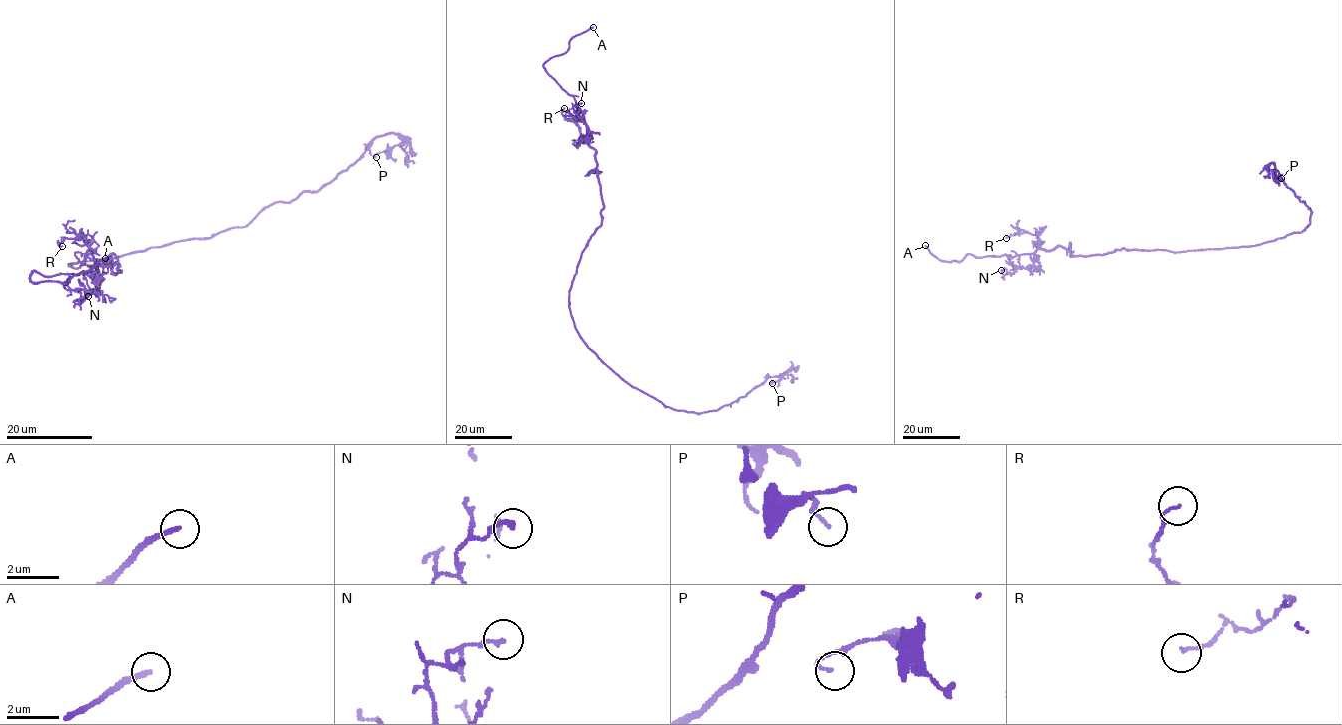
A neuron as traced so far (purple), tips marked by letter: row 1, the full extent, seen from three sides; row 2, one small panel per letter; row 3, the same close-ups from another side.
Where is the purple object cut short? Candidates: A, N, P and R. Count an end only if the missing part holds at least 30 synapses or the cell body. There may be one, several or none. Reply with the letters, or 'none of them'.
A

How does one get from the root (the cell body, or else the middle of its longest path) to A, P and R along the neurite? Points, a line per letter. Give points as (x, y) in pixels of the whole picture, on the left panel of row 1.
A: (68, 265), (121, 271), (109, 258), (90, 276), (30, 280), (68, 282), (105, 258)
P: (68, 265), (245, 227), (267, 206), (291, 202), (332, 182), (376, 137), (395, 133), (402, 140), (376, 157)
R: (68, 265), (117, 263), (121, 271), (112, 273), (109, 258), (99, 265), (80, 235), (57, 242), (62, 246)

